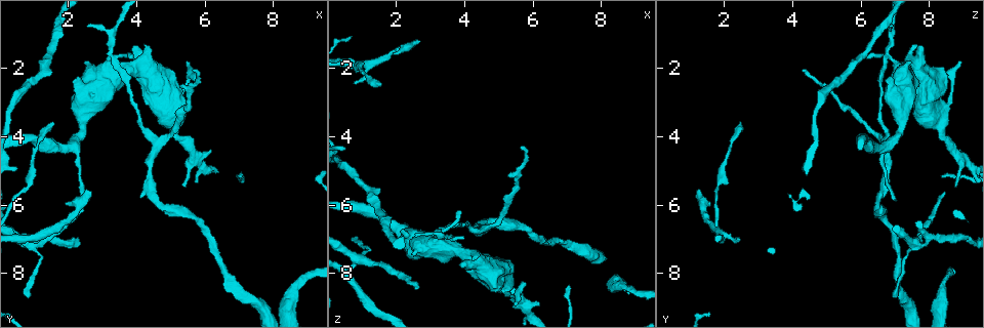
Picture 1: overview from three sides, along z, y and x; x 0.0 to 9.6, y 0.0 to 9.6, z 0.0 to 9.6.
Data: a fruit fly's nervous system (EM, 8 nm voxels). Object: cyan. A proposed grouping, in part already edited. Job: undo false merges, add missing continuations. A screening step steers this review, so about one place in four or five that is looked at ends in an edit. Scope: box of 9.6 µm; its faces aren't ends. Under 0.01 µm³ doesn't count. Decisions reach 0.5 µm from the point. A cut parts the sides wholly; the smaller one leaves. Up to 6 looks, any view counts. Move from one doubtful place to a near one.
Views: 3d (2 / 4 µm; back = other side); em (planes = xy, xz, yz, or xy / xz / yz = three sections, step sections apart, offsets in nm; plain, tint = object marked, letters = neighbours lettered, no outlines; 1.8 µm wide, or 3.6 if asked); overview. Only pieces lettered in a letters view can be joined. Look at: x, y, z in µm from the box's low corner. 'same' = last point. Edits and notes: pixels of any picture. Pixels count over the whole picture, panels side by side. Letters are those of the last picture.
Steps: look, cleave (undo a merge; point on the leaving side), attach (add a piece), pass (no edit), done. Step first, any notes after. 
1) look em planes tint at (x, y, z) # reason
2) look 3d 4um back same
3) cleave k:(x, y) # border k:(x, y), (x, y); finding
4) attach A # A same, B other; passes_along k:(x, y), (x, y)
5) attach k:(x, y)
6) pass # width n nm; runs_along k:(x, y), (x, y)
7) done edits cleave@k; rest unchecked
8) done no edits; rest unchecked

look em planes letters at (5.35, 5.45, 8.80) # free end

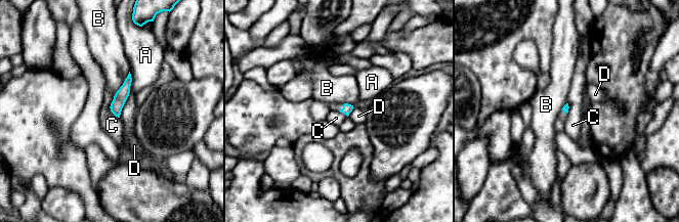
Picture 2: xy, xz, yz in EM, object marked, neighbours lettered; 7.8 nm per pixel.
pass # A other, B other, C other, D other; runs_along 2:(128, 80), (117, 104), (117, 113); none of them fits

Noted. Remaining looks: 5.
look em 3.6um planes letters at (0.85, 7.10, 7.60) # looks like a crossing

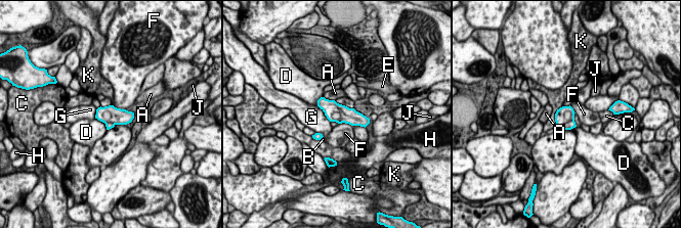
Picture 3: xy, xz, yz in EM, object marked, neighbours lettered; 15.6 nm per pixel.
cleave 3:(564, 115) # A other, B other, C other, D other, E other, F other, G other, H other, J other, K other; part_leaving 3:(320, 102), (335, 112), (366, 121); two neurons meet here

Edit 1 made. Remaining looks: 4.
look overview

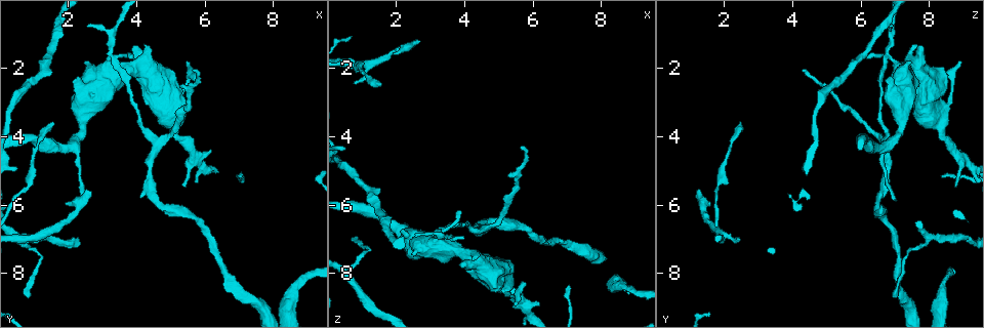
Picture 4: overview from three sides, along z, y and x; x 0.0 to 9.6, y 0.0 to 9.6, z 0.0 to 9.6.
look 3d 2um at (2.65, 5.55, 1.20) # free end

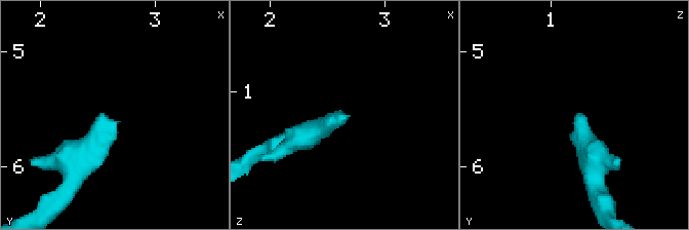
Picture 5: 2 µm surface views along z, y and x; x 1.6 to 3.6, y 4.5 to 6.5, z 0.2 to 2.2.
look em planes plain at (2.68, 5.58, 1.22)

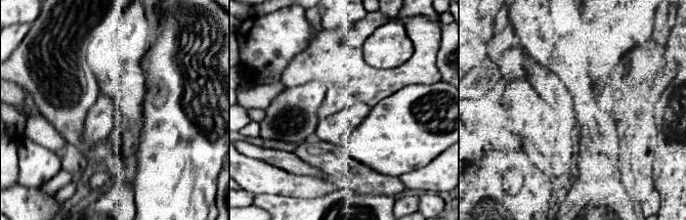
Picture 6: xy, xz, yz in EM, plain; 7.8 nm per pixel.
look em planes letters same

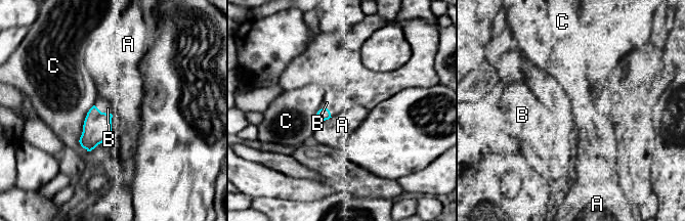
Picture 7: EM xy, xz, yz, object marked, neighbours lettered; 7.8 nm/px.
pass # A other, B other, C other; border 7:(84, 118), (79, 143), (90, 151); none of them fits

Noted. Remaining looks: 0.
done edits cleave@3; rest unchecked

